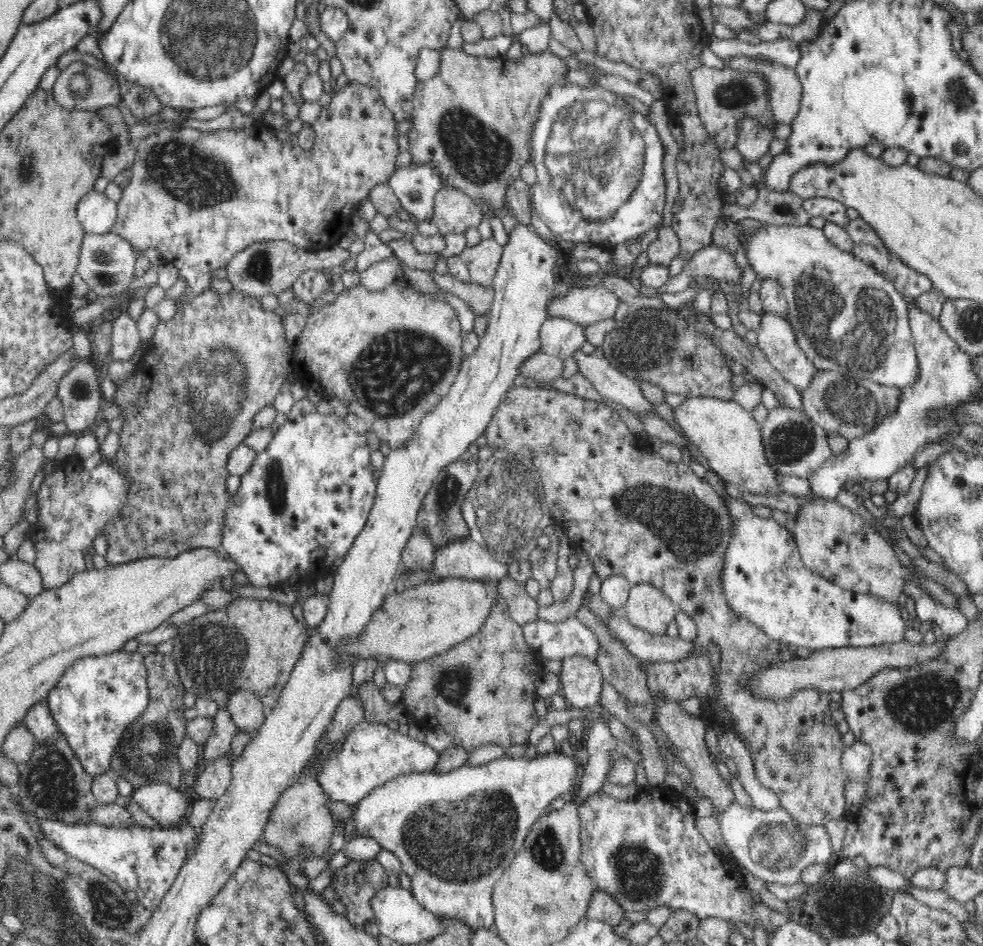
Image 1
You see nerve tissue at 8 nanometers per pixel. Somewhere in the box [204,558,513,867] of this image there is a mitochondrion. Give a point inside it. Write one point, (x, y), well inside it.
(453, 682)

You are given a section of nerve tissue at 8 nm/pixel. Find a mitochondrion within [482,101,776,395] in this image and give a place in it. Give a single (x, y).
(651, 340)

